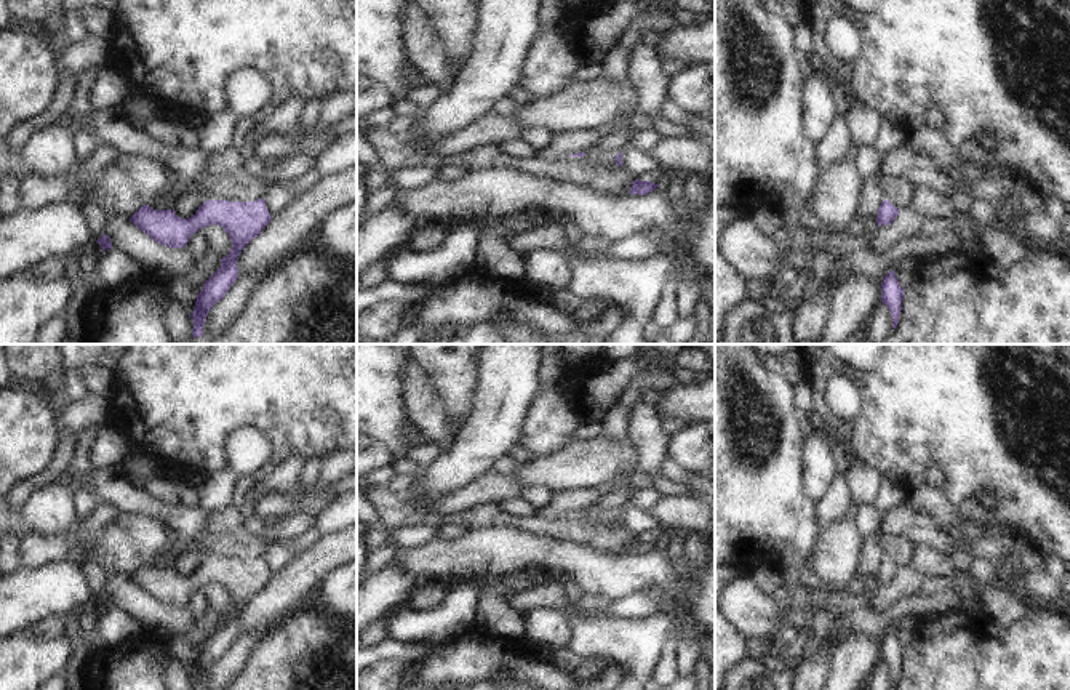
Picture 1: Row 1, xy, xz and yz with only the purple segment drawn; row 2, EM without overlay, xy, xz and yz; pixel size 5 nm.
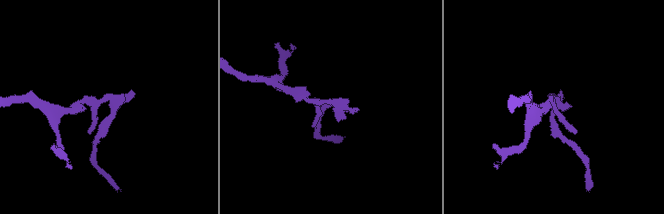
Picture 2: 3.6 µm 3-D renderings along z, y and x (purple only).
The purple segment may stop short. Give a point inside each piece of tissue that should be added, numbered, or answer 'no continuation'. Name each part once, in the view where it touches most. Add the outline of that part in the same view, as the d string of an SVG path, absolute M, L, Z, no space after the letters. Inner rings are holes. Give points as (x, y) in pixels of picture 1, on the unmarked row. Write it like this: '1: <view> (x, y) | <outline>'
1: xz (669, 538) | M656 527L653 530L637 535L637 538L651 540L675 552L680 552L680 549L681 549L681 533L677 533L673 530L665 530L665 528Z

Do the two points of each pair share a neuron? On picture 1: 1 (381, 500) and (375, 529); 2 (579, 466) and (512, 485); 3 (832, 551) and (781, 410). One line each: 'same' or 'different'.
1: different
2: same
3: different

